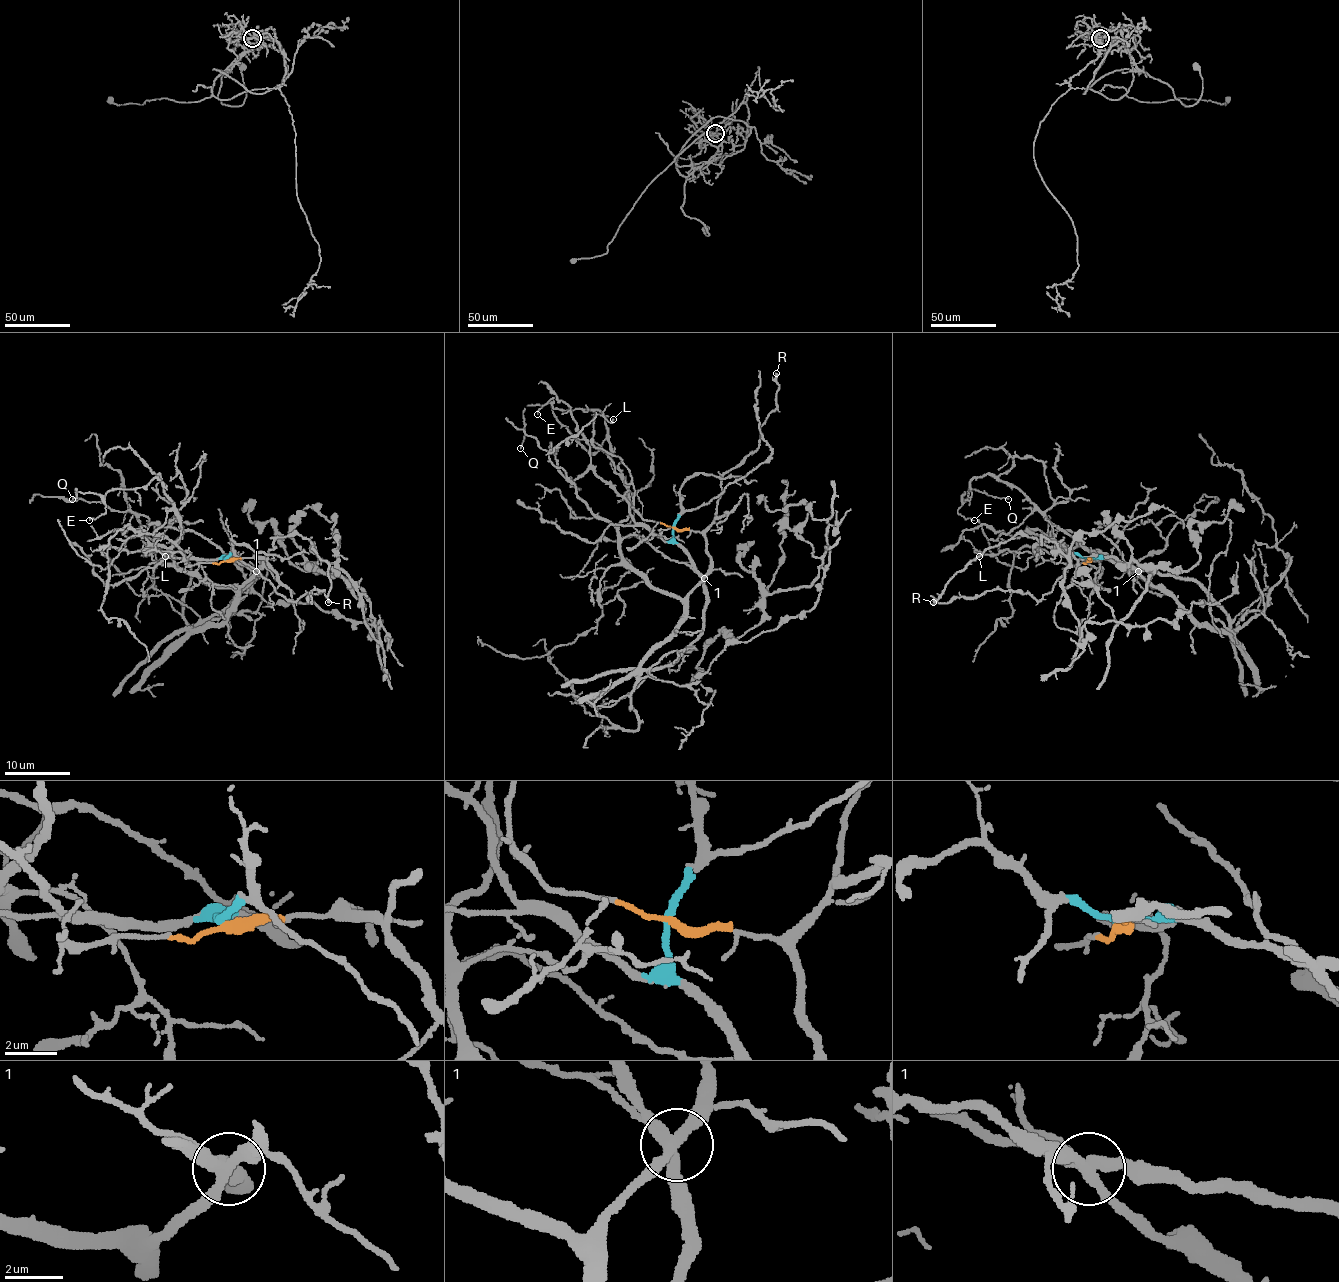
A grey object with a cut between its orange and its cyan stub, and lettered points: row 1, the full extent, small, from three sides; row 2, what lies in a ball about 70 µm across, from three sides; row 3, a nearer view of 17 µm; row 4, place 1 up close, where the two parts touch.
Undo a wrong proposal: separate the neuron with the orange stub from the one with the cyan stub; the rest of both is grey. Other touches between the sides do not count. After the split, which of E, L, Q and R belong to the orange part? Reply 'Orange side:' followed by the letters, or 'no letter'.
Orange side: E, L, Q, R

